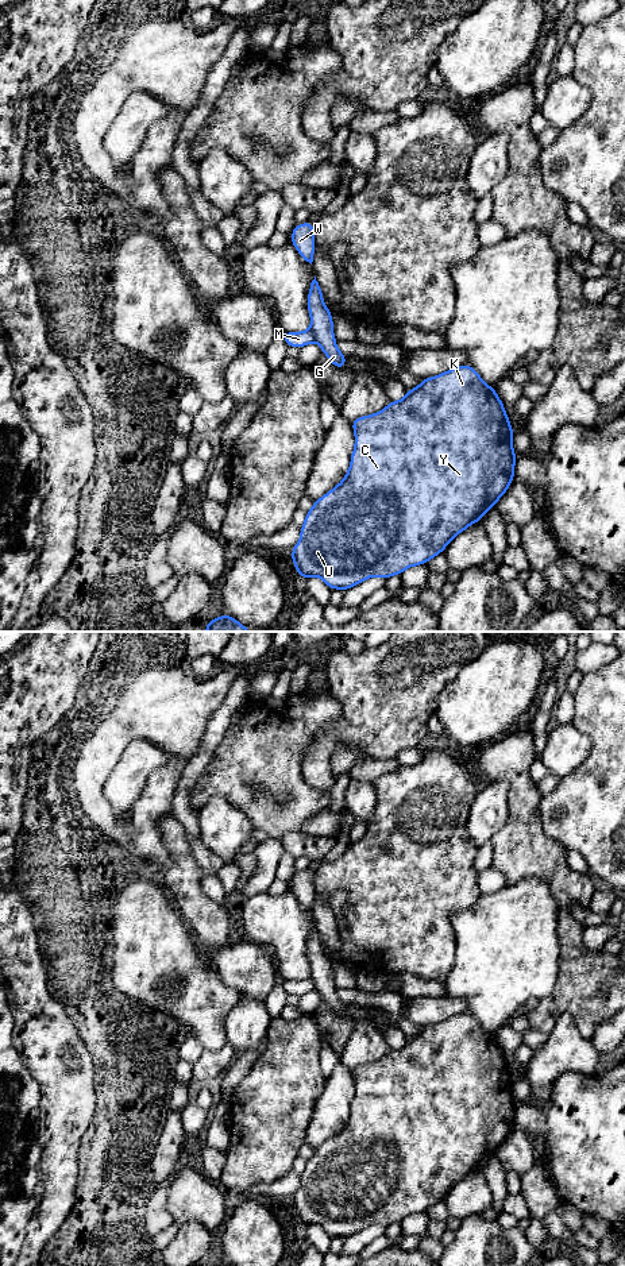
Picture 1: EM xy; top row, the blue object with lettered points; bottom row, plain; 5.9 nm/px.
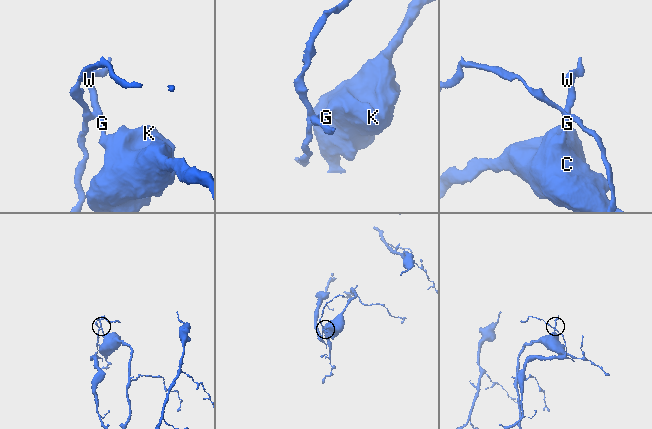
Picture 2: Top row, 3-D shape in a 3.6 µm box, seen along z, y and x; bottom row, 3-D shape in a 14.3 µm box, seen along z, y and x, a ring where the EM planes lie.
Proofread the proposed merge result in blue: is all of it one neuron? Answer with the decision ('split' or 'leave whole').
split

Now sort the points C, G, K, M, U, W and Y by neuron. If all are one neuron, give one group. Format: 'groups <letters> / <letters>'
groups C G K U W Y / M

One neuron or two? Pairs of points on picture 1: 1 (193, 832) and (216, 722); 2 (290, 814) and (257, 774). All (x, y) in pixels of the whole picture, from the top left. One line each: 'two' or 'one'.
1: one
2: one

